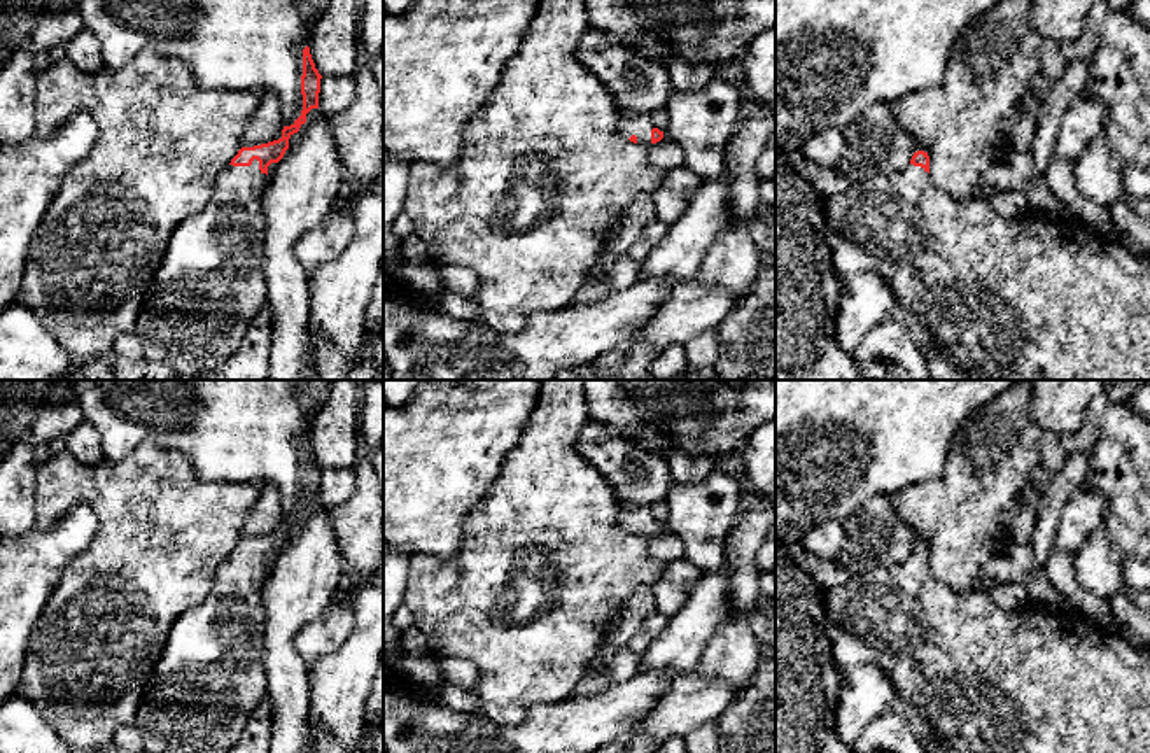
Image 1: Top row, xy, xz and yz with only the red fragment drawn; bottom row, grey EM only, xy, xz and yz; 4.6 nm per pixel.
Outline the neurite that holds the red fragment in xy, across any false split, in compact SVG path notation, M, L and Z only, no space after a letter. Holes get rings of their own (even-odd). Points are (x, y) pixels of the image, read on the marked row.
M306 46L301 116L291 126L284 126L278 140L242 147L217 175L212 198L203 210L184 219L170 236L140 306L135 333L144 341L144 357L165 361L179 380L193 380L221 368L240 348L250 322L266 306L263 194L268 186L268 166L284 158L289 138L306 123L306 114L319 109L320 79Z

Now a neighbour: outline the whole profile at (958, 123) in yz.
M1001 0L978 14L950 49L943 79L931 88L908 93L891 109L914 138L914 152L929 156L929 175L954 200L977 200L982 175L1006 147L1003 119L1017 107L1031 79L1040 72L1043 37L1029 21L1031 0Z

